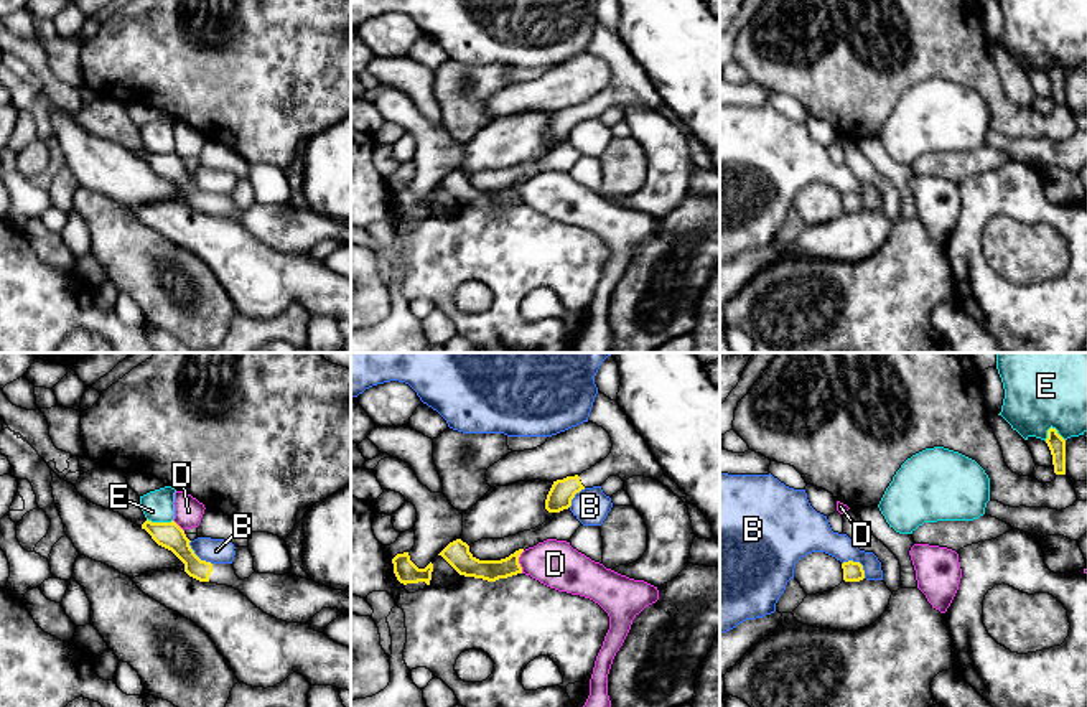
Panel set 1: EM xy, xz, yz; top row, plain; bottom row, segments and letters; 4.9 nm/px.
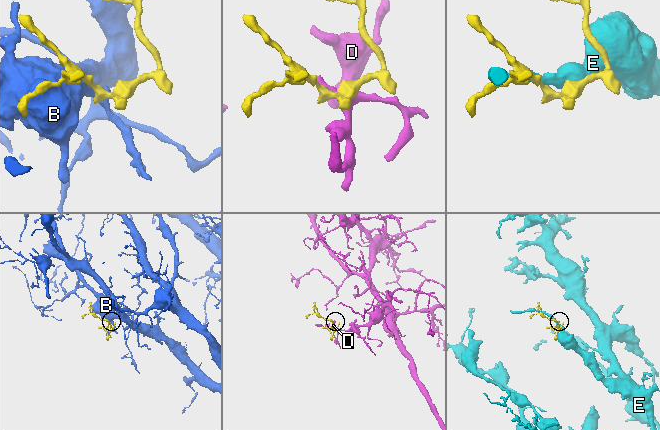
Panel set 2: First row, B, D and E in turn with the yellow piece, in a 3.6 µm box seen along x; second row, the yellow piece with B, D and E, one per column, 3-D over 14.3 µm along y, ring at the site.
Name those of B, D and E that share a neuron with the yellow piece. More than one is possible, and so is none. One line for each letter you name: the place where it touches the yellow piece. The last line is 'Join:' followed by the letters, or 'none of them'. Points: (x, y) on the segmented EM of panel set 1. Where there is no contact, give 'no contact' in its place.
Join: none of them

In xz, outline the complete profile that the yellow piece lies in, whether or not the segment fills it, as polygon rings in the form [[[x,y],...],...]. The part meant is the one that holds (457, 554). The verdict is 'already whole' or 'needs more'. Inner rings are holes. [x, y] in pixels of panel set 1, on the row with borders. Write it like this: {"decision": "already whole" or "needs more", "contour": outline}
{"decision": "already whole", "contour": [[[461,539],[450,542],[438,555],[441,555],[460,575],[496,582],[522,574],[519,557],[524,549],[516,550],[501,560],[479,560],[469,552],[469,545]]]}

